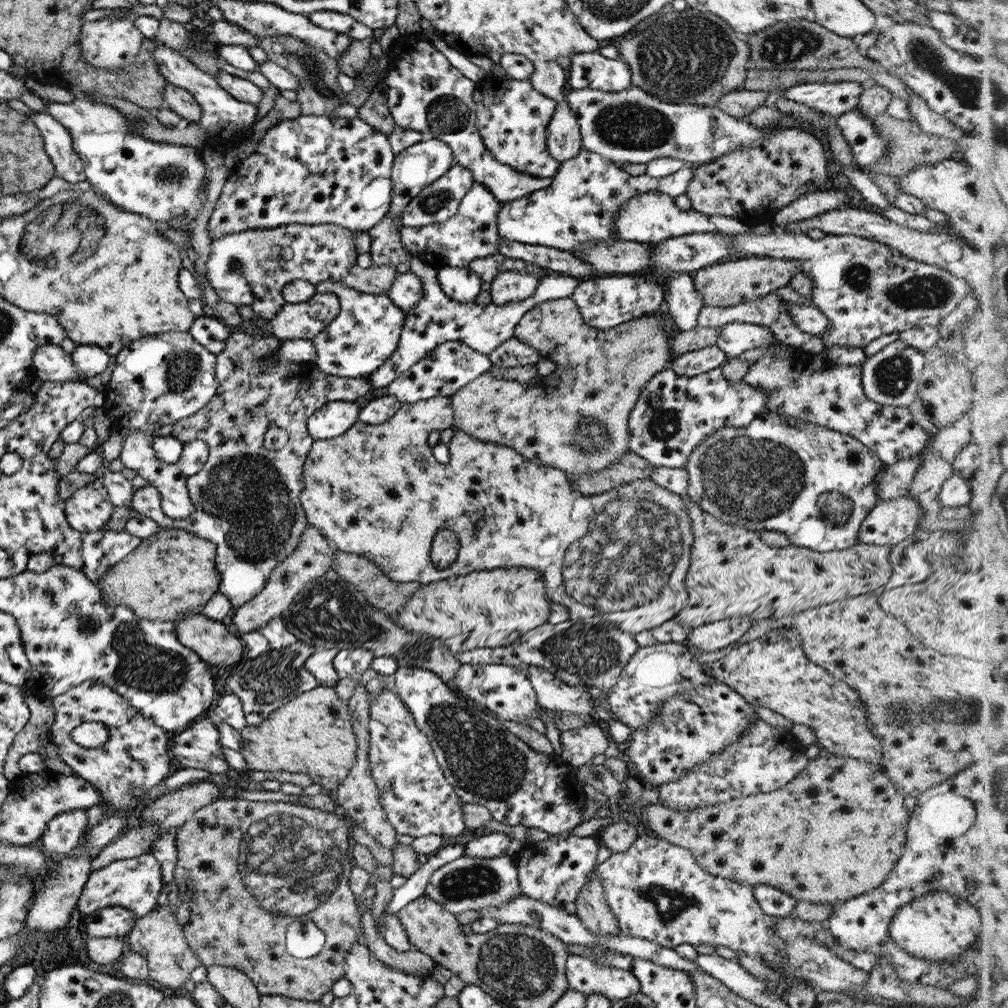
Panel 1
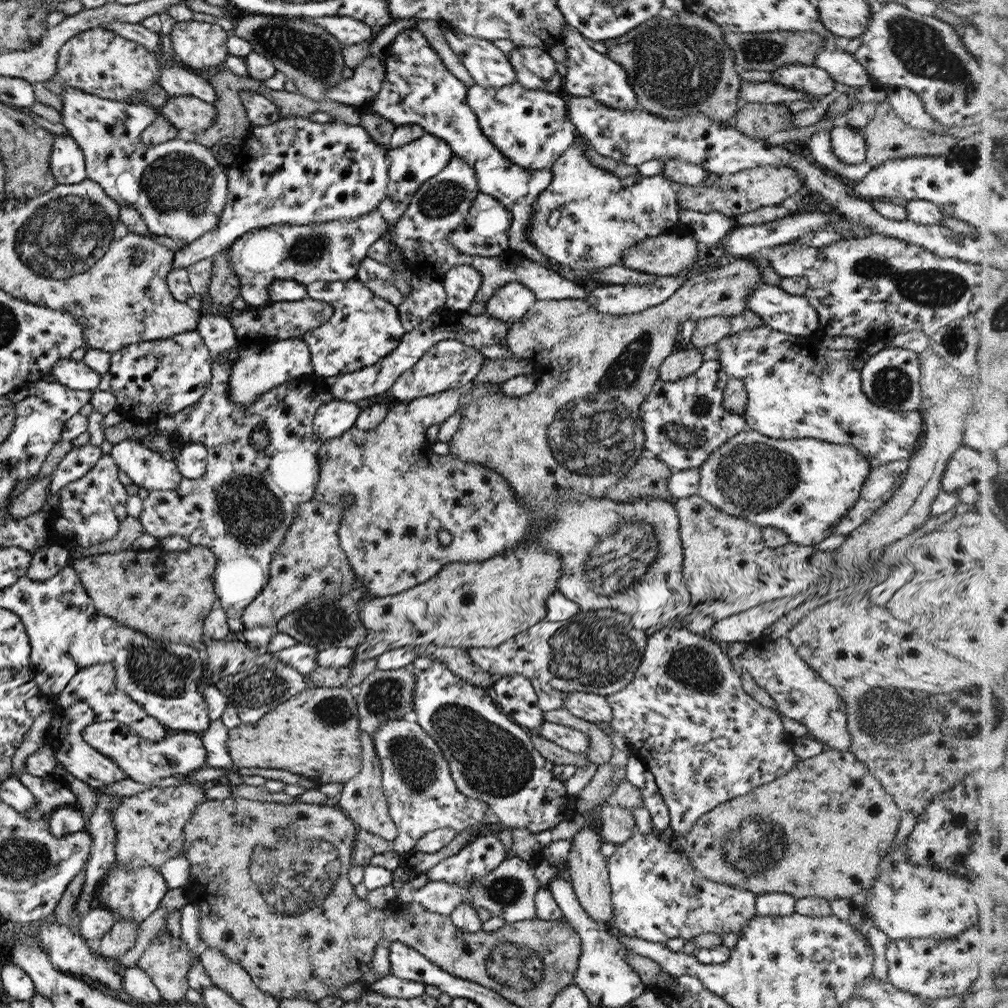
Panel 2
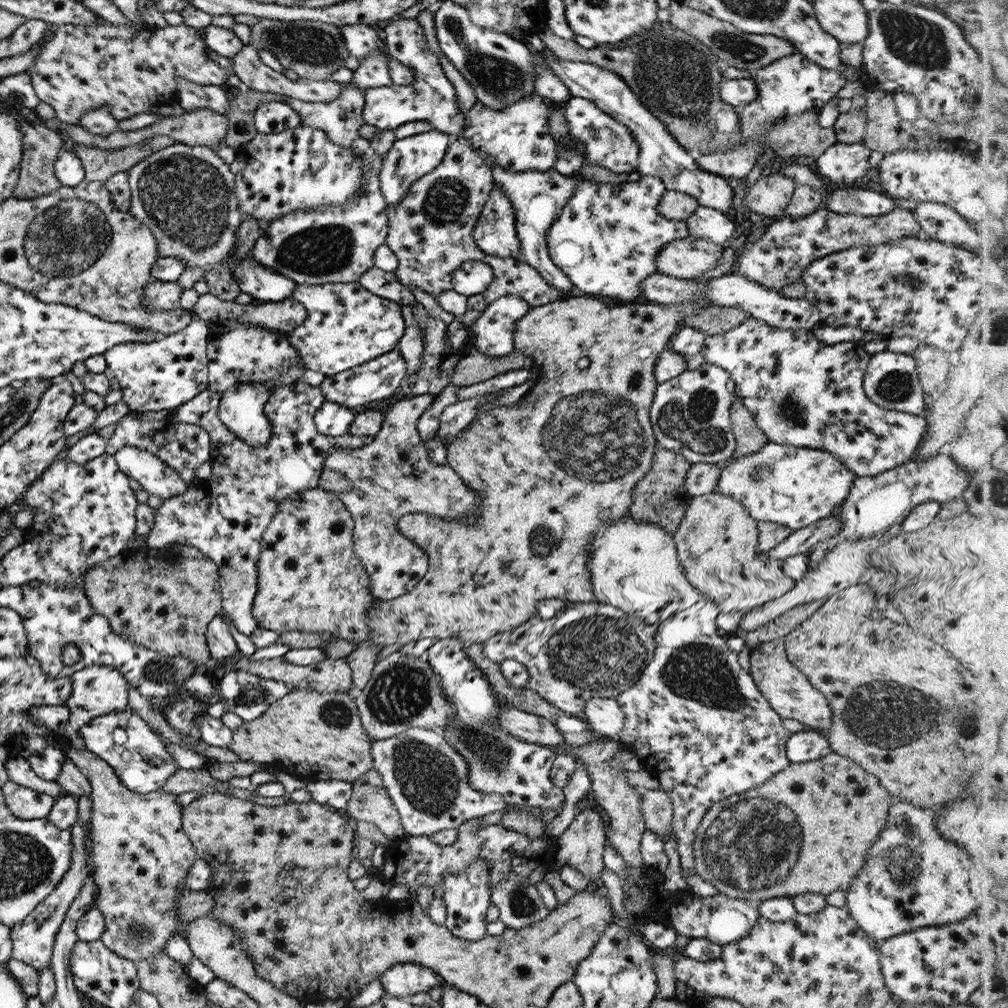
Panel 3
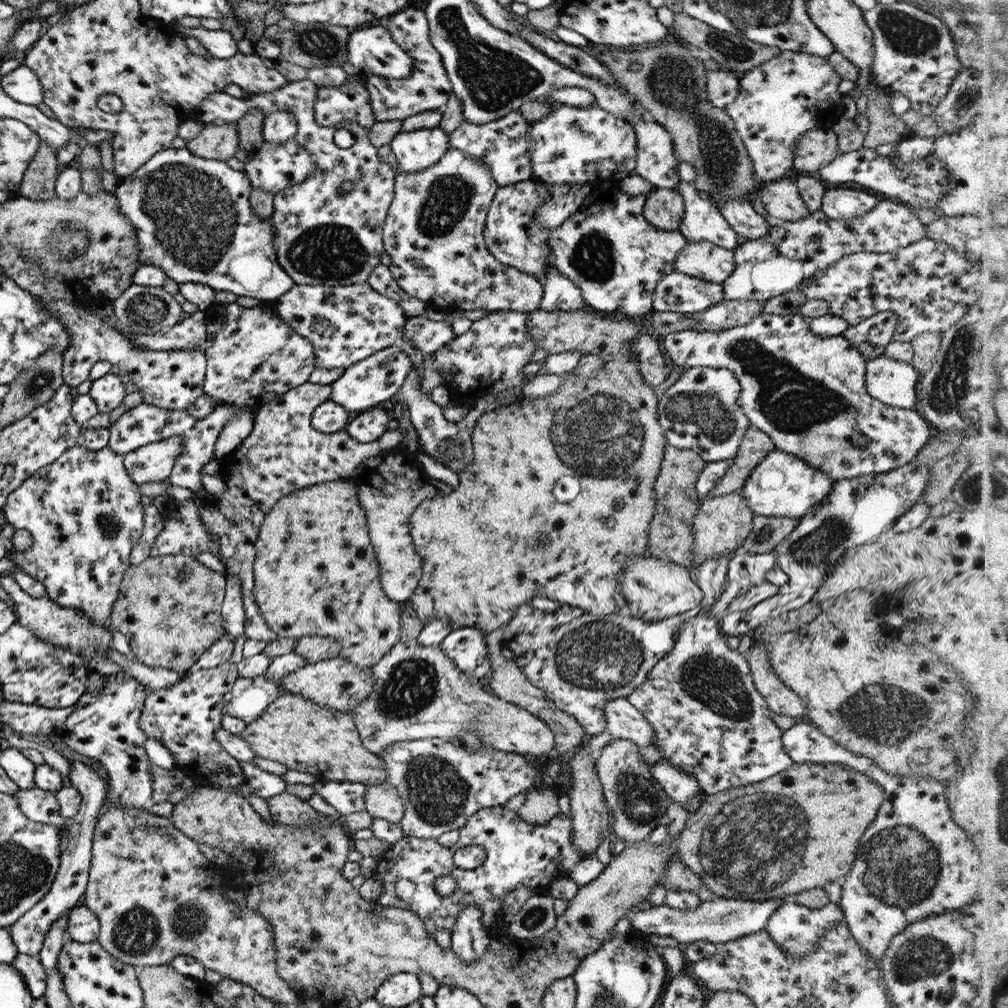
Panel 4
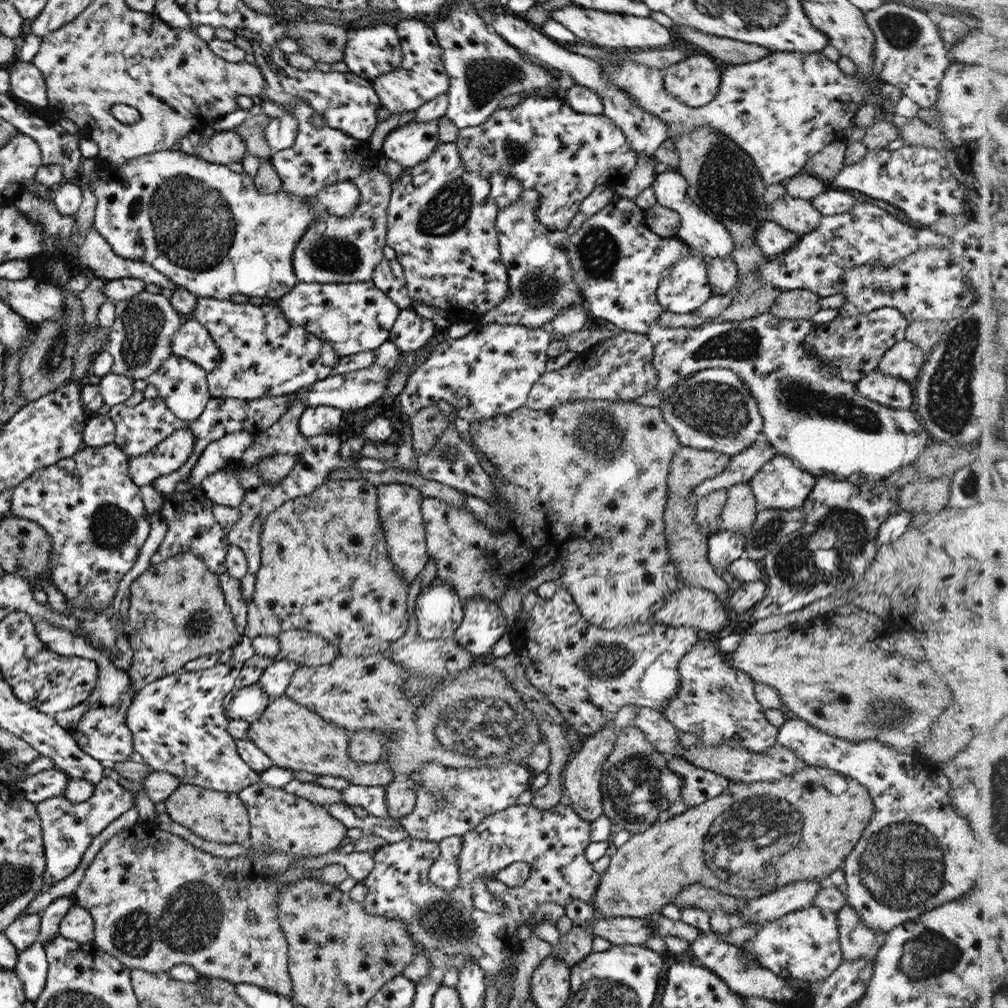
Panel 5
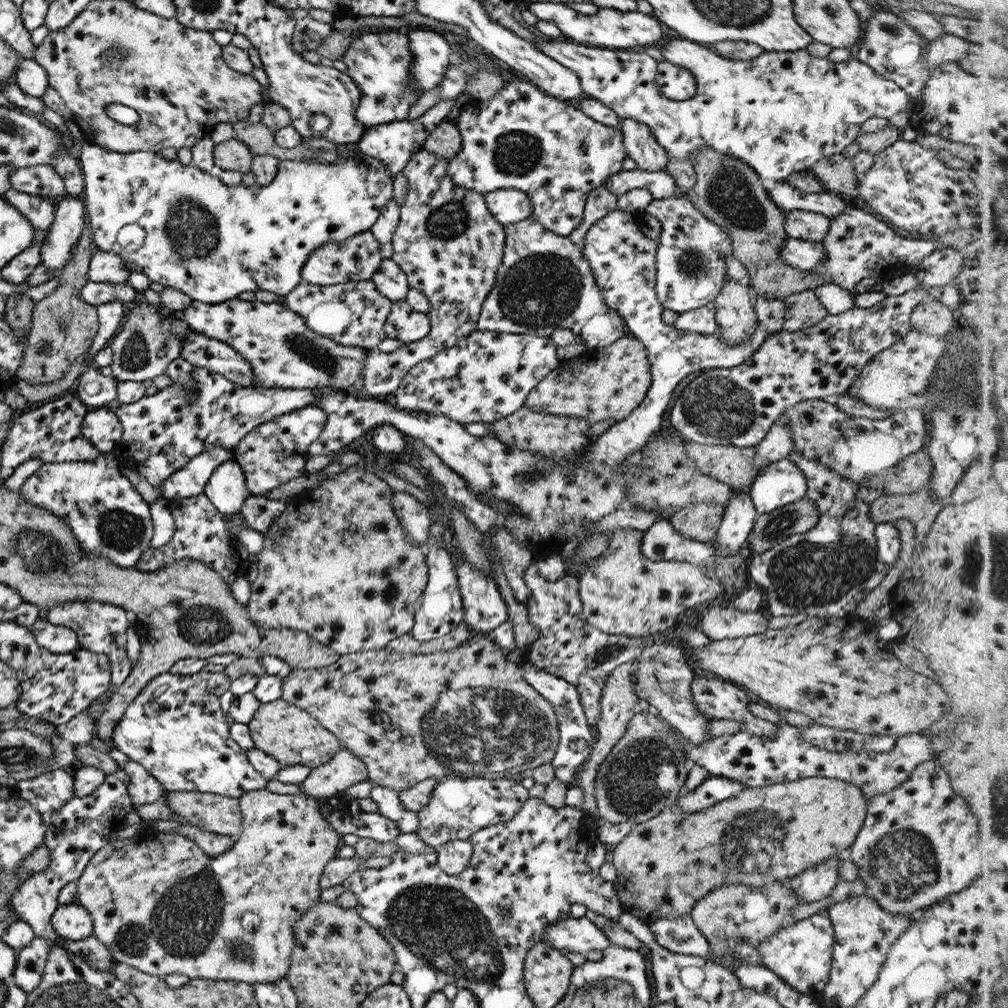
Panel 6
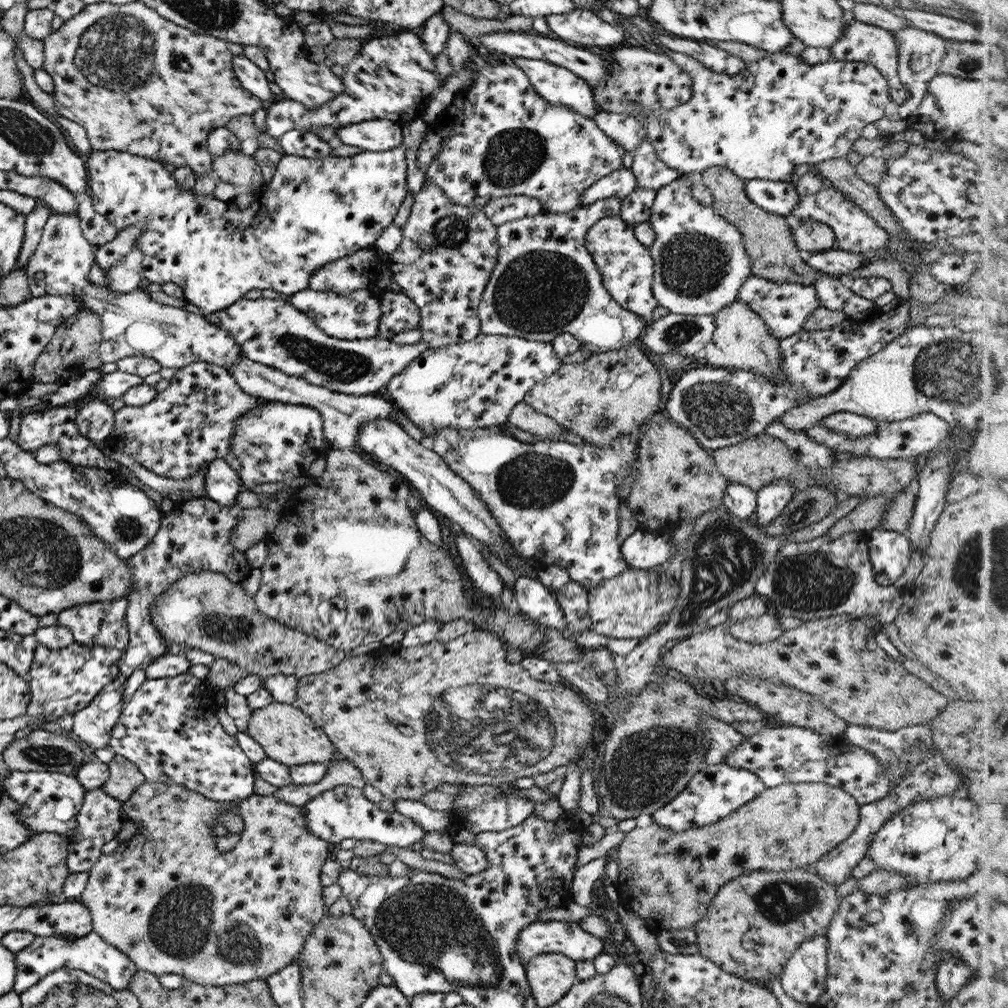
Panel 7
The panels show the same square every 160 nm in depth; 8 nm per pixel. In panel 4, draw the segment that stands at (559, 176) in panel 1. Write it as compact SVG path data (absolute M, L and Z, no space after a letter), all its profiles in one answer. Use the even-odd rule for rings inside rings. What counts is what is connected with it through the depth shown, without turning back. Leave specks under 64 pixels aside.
M618 192L614 196L589 196L571 216L549 232L551 264L561 276L579 290L582 302L605 316L644 317L652 311L653 290L661 277L673 271L673 259L687 245L677 230L665 231L654 228L645 221L642 206L647 192L628 196Z

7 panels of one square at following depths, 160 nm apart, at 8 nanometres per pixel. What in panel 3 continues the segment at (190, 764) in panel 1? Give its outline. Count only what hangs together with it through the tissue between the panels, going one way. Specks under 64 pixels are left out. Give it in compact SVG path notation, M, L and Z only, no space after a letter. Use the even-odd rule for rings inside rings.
M129 707L123 712L111 712L105 716L91 719L91 722L79 728L79 737L85 745L84 749L96 754L97 758L101 758L113 770L120 783L131 792L147 794L158 790L175 770L179 770L172 760L172 755L163 747L165 745L159 740L159 736L148 728L145 722ZM115 728L121 728L125 732L127 740L124 744L113 742Z

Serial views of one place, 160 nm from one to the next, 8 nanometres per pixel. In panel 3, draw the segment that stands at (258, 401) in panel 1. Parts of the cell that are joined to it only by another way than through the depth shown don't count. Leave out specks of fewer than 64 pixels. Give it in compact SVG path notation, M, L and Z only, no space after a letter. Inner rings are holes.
M301 378L291 384L284 384L271 390L264 404L264 415L272 427L272 434L264 447L252 447L242 442L233 432L229 432L218 419L220 393L203 390L185 404L173 409L173 419L178 423L200 426L209 437L209 458L211 474L206 479L196 480L189 485L183 495L170 497L154 510L153 527L144 538L145 545L151 548L167 548L171 543L185 544L197 548L201 554L215 563L218 572L222 614L229 617L241 634L249 635L257 628L257 621L251 614L252 600L256 593L257 559L260 542L265 527L275 514L277 504L293 494L318 486L326 452L334 446L357 448L369 444L371 436L346 435L325 437L316 431L314 412L323 404L324 396L319 387L309 386Z

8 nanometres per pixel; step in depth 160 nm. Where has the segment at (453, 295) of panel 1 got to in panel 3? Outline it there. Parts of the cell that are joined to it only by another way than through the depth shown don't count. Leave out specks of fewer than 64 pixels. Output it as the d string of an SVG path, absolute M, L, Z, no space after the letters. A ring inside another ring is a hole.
M466 261L457 267L451 276L453 292L471 297L483 292L491 283L491 267L479 261Z

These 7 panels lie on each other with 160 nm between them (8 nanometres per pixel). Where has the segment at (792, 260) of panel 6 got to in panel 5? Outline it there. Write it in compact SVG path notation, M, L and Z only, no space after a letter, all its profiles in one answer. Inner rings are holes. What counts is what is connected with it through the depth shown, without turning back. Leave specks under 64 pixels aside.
M769 220L763 221L753 235L757 250L763 255L771 257L787 251L799 239L801 239L801 236L797 233L783 229Z

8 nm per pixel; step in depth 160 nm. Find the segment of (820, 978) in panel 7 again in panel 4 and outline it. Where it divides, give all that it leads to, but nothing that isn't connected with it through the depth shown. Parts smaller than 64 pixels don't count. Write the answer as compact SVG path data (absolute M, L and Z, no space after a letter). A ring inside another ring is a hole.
M786 899L771 913L764 926L770 939L786 952L791 958L801 958L804 954L814 950L818 943L818 938L836 922L840 922L843 913L837 903L827 903L818 909L810 909L795 903L791 899Z

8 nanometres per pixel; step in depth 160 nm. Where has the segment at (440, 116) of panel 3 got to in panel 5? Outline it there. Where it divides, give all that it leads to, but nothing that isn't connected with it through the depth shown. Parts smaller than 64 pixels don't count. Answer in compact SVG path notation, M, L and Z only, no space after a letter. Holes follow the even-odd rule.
M417 19L401 20L394 26L400 50L399 66L387 74L371 80L380 108L393 113L415 111L421 105L448 90L448 76L442 63L442 50L435 33L429 26Z

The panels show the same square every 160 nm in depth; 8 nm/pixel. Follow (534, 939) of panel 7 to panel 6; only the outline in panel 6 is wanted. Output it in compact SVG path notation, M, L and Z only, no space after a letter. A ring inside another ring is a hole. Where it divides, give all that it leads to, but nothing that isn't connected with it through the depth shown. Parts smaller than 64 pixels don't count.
M567 916L563 920L549 923L544 928L540 941L555 950L582 955L589 950L602 951L610 944L602 929L593 925L585 916Z

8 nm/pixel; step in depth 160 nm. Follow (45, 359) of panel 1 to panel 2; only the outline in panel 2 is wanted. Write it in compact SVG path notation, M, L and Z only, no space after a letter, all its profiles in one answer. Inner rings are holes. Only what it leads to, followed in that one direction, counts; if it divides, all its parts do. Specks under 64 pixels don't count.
M59 359L48 370L48 374L57 379L57 383L73 390L97 390L104 385L105 377L89 369L82 362L74 362L72 359Z

